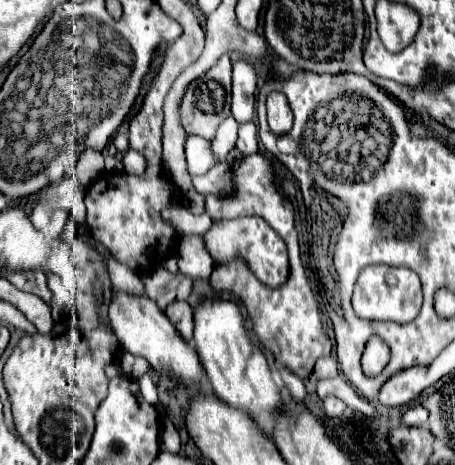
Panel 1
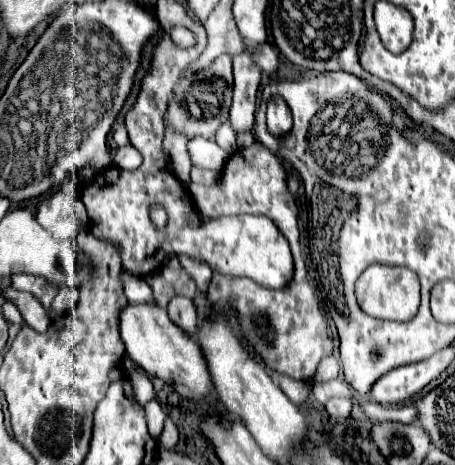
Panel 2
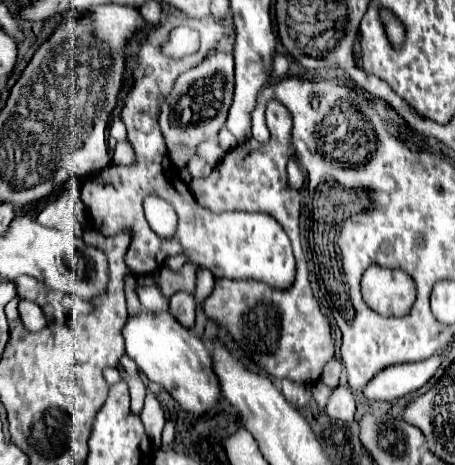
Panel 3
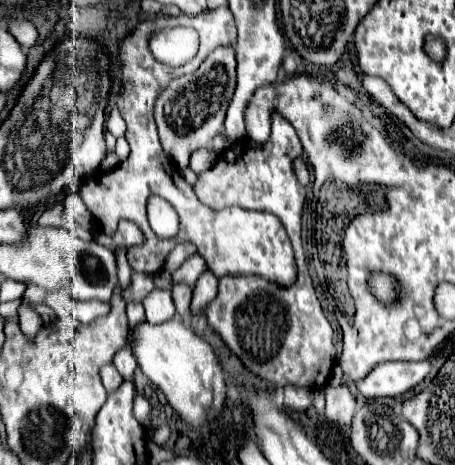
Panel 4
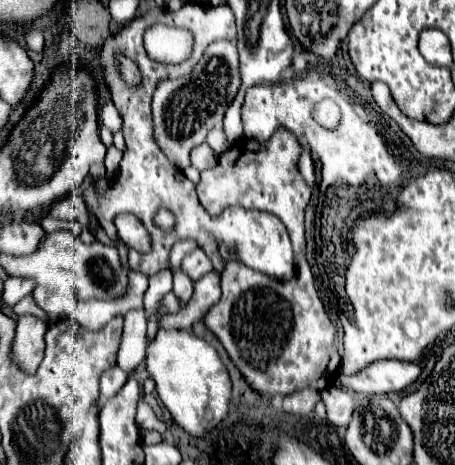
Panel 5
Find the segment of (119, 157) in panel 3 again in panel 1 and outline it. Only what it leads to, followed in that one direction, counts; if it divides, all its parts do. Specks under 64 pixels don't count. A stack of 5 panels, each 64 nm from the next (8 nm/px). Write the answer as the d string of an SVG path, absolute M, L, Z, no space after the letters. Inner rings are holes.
M132 148L126 150L126 154L122 156L122 162L124 162L126 172L128 172L128 174L134 174L134 176L142 176L142 172L148 170L146 158L144 158L140 152L132 150Z

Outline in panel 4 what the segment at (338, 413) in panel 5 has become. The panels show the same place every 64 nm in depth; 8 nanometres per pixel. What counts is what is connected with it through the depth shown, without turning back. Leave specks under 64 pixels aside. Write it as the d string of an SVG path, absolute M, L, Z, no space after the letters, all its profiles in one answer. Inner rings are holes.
M348 386L326 388L326 418L340 424L350 424L356 410L356 398L348 390Z

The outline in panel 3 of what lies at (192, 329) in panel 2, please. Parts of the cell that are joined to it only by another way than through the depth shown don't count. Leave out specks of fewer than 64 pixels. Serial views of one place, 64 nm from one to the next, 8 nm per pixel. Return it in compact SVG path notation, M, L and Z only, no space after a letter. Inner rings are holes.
M176 292L176 296L170 298L170 314L186 328L194 328L194 318L196 318L194 298L186 292Z

